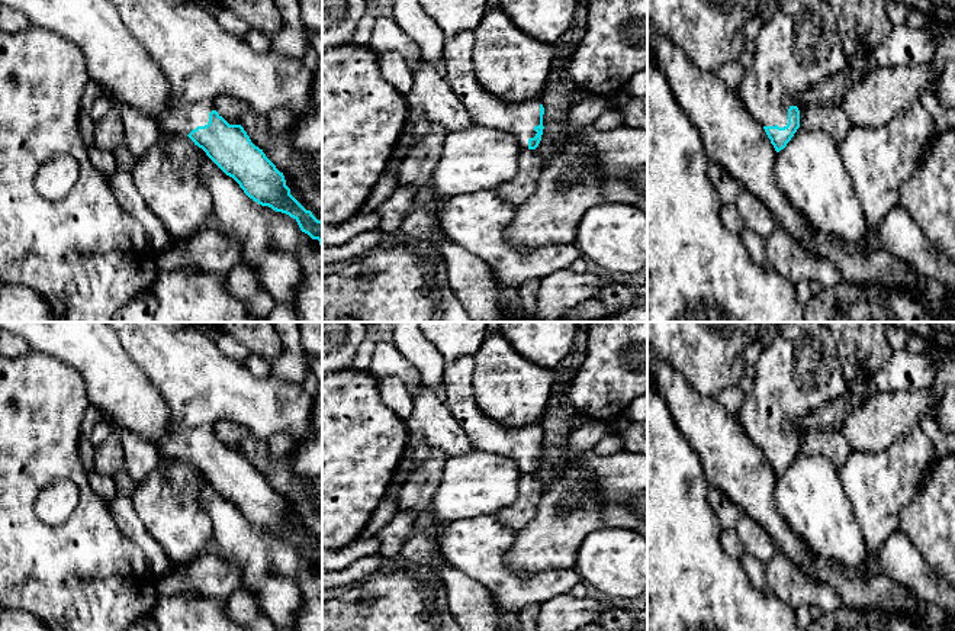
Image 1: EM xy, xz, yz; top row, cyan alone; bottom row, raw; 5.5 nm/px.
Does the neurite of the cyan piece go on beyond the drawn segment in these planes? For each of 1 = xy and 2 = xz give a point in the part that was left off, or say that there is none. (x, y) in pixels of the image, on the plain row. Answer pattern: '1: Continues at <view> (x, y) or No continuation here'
1: Continues at xy (202, 386)
2: Continues at xz (518, 444)

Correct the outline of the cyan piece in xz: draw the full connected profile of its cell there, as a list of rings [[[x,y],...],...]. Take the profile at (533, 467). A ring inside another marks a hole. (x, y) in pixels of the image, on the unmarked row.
[[[463,355],[446,364],[443,386],[446,405],[476,450],[512,458],[522,474],[536,474],[543,460],[541,425],[509,428],[489,419],[476,405],[472,387],[475,360]]]

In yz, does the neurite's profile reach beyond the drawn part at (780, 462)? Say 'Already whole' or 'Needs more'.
Needs more

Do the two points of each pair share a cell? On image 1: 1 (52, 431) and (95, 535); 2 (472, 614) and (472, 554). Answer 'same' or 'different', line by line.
1: same
2: different

